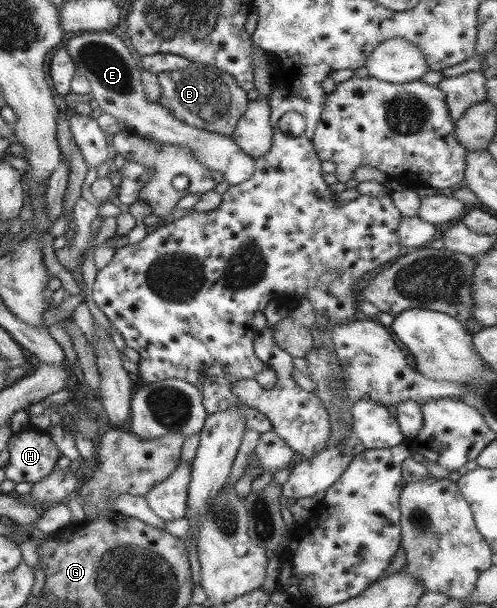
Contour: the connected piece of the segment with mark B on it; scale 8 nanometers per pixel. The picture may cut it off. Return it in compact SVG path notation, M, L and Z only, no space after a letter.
M190 62L188 67L160 72L156 77L161 89L158 103L171 111L177 120L191 128L230 136L249 104L247 92L239 87L232 76L214 65Z

